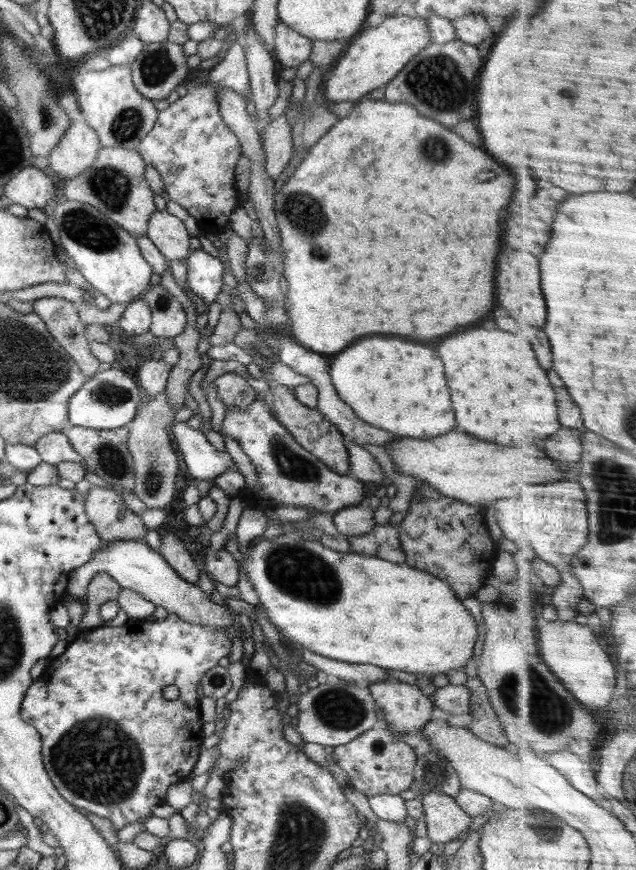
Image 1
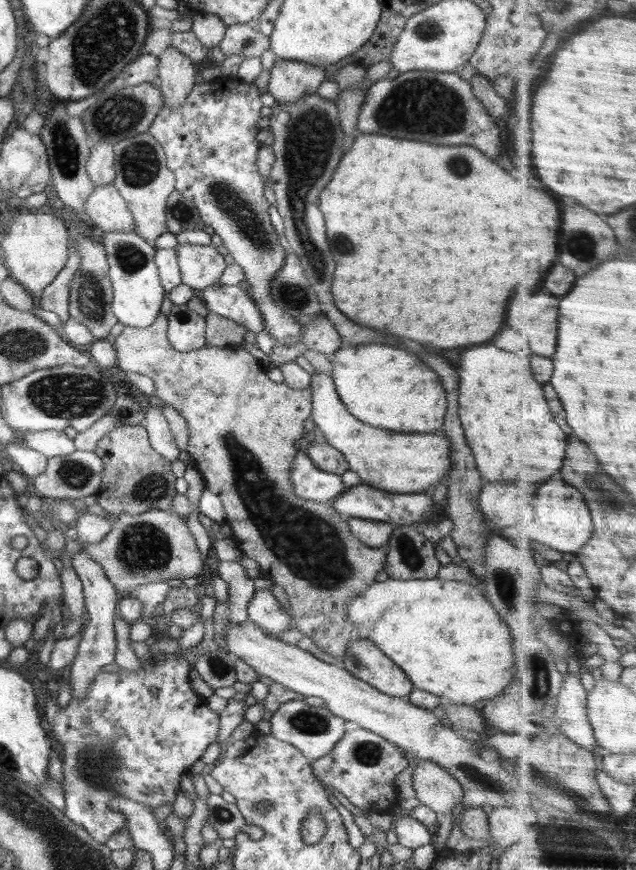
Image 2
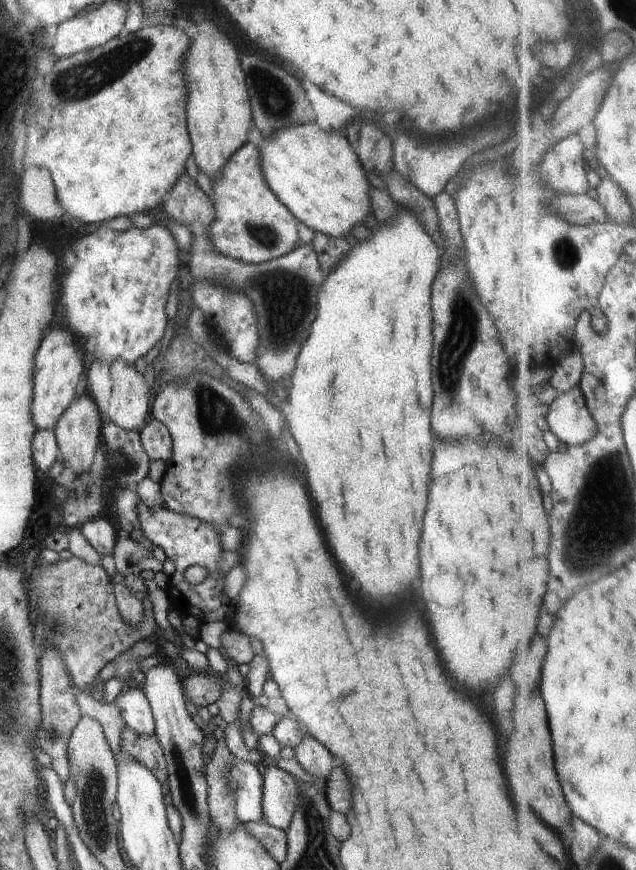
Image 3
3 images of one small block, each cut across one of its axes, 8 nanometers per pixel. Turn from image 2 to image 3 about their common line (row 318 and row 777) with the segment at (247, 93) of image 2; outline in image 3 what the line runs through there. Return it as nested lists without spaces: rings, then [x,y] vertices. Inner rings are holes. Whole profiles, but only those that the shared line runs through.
[[[266,763],[262,767],[263,799],[262,808],[265,822],[286,831],[299,801],[299,782],[291,773]]]

